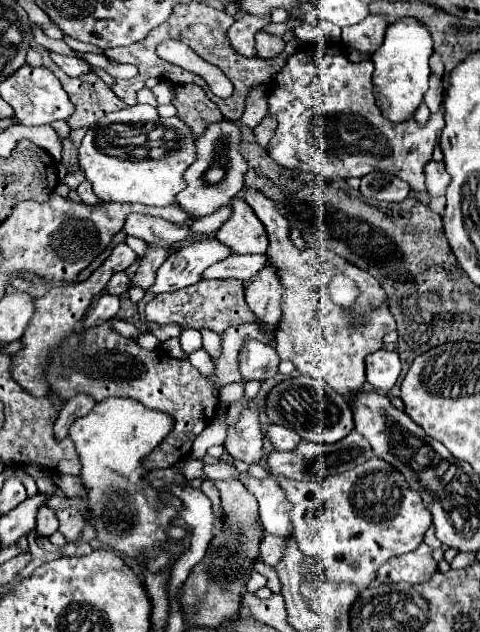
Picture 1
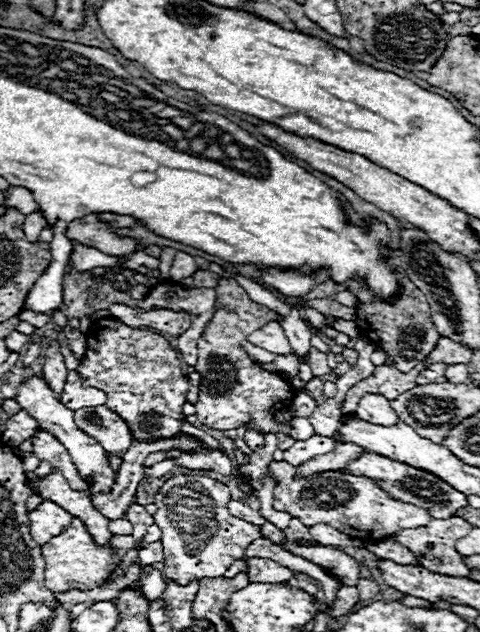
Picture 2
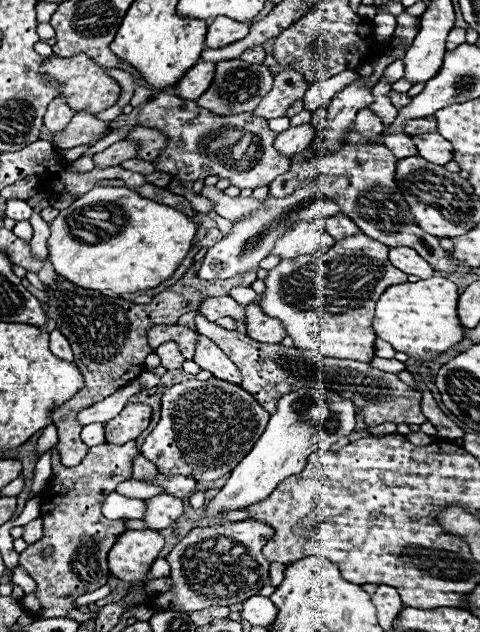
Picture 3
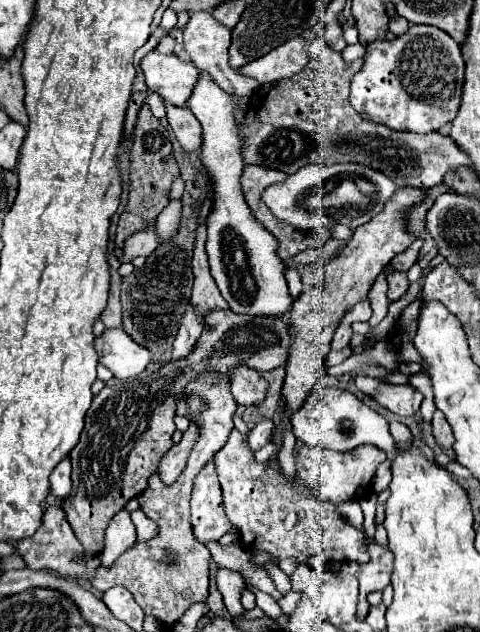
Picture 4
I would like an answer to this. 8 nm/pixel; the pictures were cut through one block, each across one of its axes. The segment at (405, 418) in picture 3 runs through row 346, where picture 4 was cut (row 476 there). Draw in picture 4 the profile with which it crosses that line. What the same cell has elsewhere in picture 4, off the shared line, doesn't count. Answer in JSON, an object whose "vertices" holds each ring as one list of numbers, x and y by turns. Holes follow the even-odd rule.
{"vertices":[[234,430,226,446,216,452,214,460,222,484,226,516,238,528,242,544,250,550,268,552,278,560,296,558,300,564,306,564,308,558,316,554,324,554,328,560,336,562,354,560,364,564,370,560,368,552,362,550,364,532,338,514,334,502,328,504,328,500,304,492,304,488,296,484,296,478,286,478,276,458,262,464,256,462,242,432]]}

